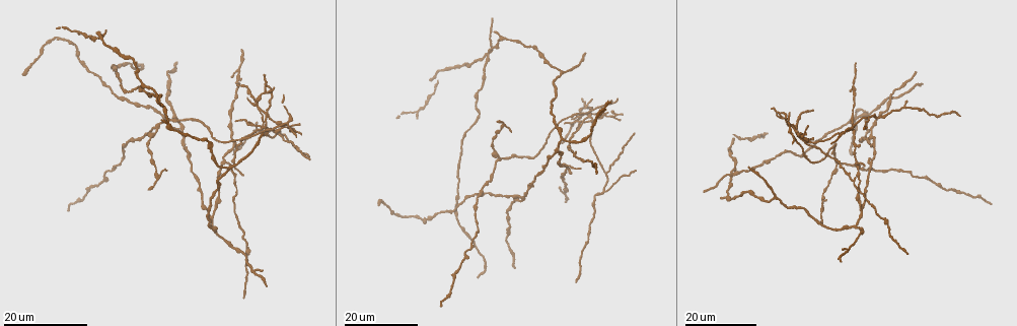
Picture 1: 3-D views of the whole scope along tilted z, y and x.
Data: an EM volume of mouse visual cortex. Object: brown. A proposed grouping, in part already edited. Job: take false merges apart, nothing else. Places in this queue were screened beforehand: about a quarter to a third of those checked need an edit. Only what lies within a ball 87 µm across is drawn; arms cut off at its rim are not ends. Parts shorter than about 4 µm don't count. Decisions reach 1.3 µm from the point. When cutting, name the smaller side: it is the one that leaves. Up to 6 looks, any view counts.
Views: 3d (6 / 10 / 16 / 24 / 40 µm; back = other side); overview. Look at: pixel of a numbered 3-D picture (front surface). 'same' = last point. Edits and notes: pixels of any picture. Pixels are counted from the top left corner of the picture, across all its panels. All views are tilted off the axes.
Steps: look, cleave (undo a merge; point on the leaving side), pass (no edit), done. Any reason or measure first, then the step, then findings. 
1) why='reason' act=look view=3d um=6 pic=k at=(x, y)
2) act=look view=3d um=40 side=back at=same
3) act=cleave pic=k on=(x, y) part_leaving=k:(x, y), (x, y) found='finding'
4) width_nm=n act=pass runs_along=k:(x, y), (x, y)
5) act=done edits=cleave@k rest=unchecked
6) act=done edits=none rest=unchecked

why='a fork' act=look view=3d um=16 pic=1 at=(854, 164)

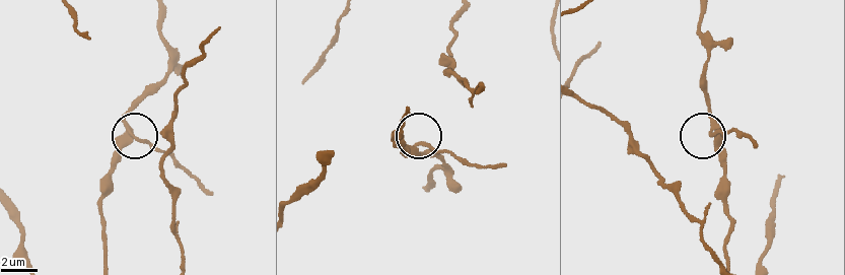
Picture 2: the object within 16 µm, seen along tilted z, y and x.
act=look view=3d um=6 pic=2 at=(421, 144)

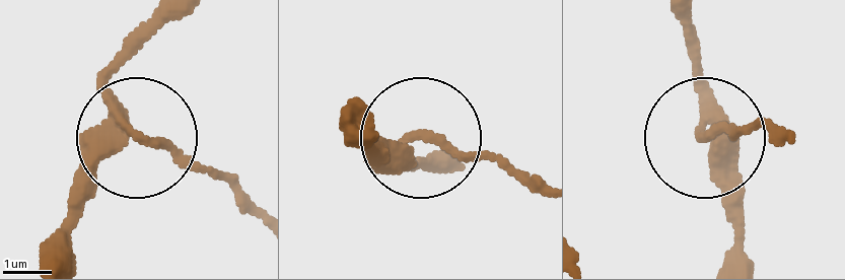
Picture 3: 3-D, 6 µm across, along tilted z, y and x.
why='from behind' act=look view=3d um=6 side=back pic=3 at=(705, 135)

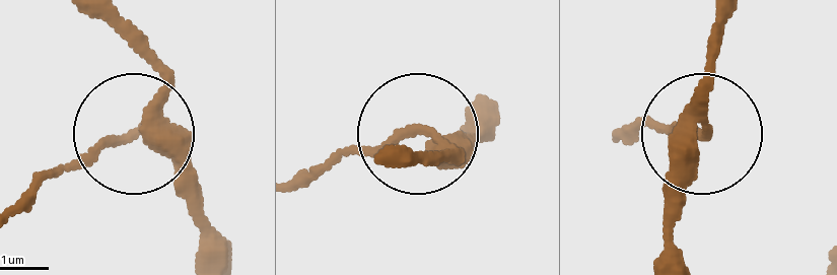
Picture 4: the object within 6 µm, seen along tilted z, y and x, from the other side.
arms=3 act=pass runs_along=4:(222, 250), (171, 163), (121, 134), (33, 179) found='continuous, no second cell'

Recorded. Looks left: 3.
act=look view=3d um=16 pic=1 at=(218, 201)

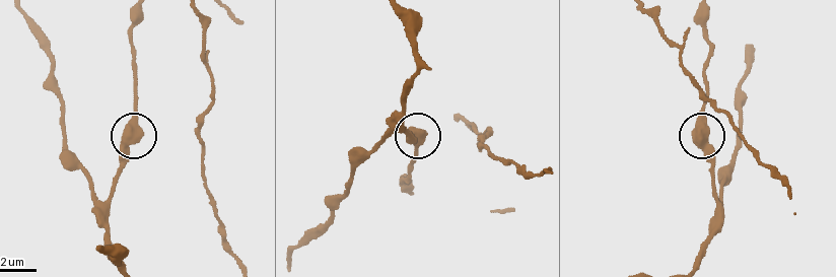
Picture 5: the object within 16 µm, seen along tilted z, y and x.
act=look view=3d um=6 pic=5 at=(137, 129)

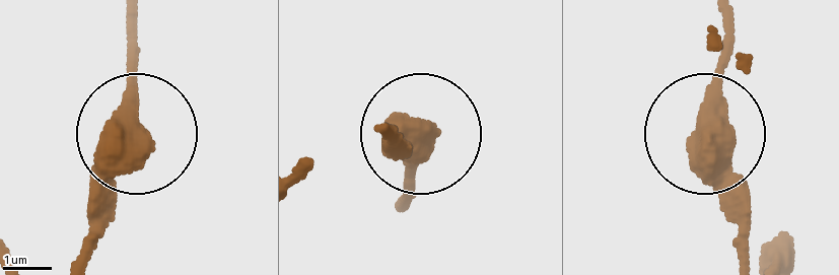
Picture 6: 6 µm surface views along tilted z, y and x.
act=pass runs_along=6:(380, 128), (386, 151), (423, 141), (408, 202) found='continuous, no second cell'

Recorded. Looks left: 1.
act=done edits=none rest=unchecked

